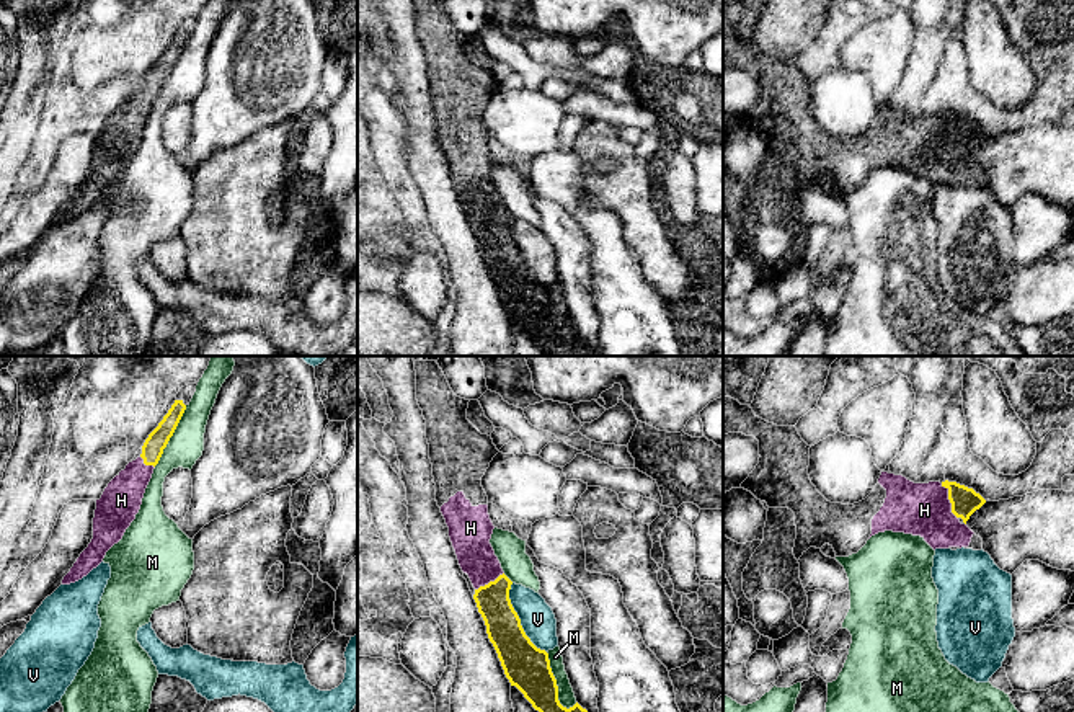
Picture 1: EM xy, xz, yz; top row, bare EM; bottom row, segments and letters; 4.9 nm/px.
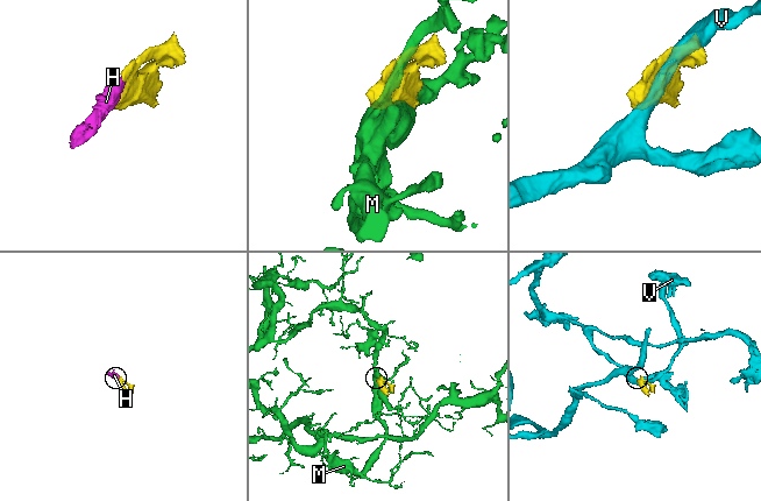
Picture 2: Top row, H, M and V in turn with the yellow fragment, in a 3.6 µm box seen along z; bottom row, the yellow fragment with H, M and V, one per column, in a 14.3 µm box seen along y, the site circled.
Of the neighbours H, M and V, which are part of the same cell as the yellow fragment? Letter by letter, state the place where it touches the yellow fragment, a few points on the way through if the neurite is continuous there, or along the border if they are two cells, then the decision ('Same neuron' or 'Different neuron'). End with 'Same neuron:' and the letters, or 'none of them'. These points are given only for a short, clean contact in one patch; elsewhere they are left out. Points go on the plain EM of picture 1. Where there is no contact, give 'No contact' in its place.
H: Touches yellow at yz (950, 136). Same neuron
M: Touches yellow at xz (555, 315). Different neuron
V: Touches yellow at xz (519, 253). Different neuron
Same neuron: H

